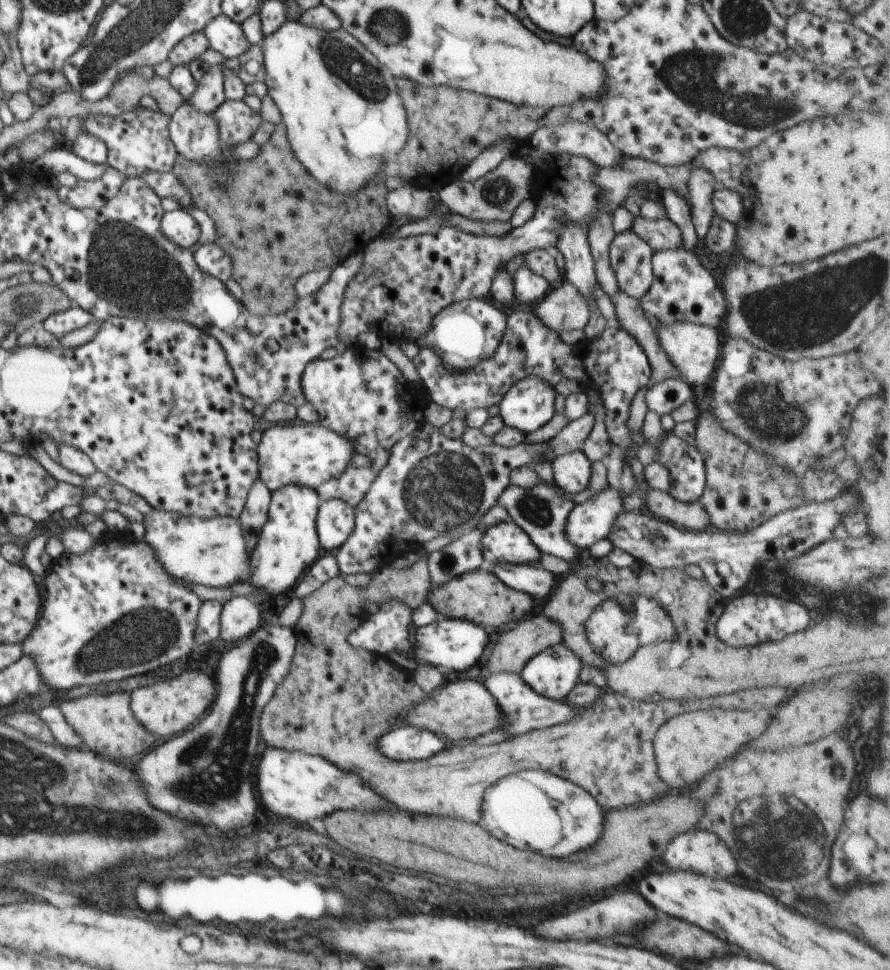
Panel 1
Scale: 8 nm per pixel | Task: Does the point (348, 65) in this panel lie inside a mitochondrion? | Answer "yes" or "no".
yes

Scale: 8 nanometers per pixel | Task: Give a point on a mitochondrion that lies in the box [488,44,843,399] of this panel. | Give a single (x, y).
(690, 77)

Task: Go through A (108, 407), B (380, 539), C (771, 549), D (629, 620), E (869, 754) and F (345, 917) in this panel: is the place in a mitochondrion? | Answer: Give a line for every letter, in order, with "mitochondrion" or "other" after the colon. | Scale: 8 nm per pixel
A: mitochondrion
B: other
C: other
D: mitochondrion
E: other
F: other

